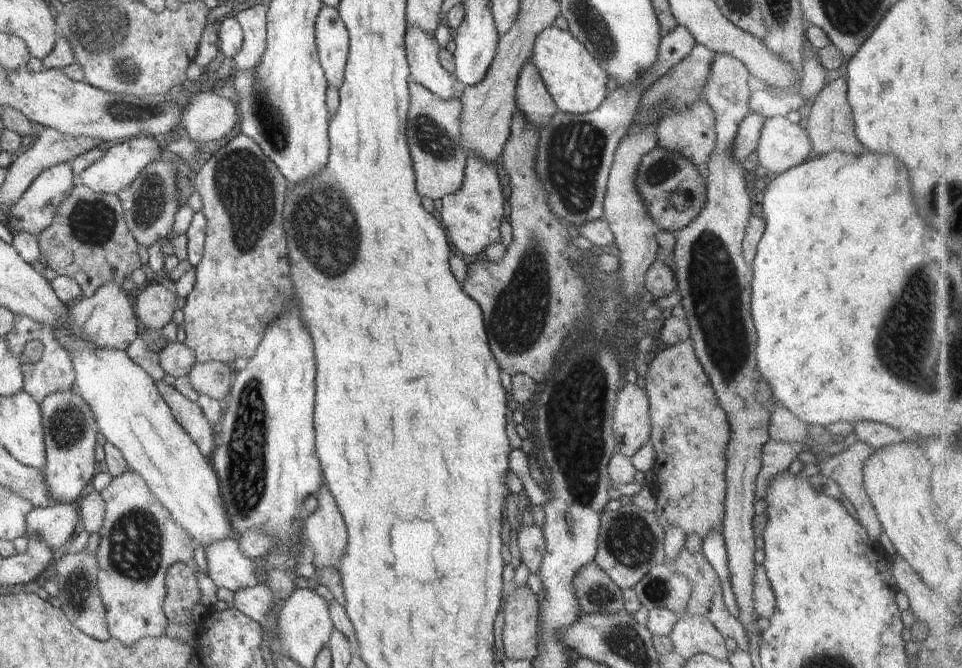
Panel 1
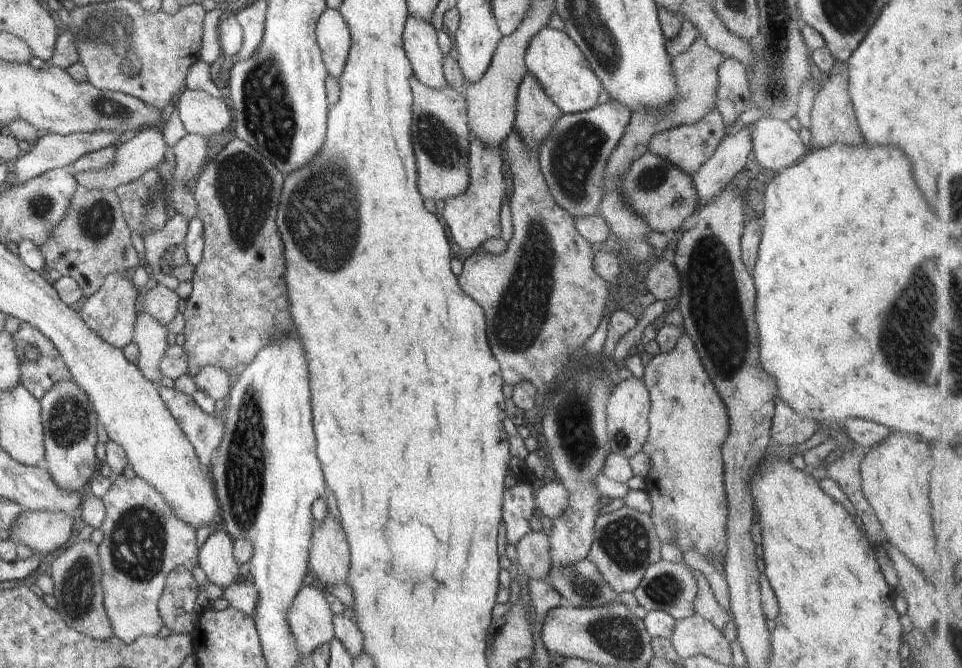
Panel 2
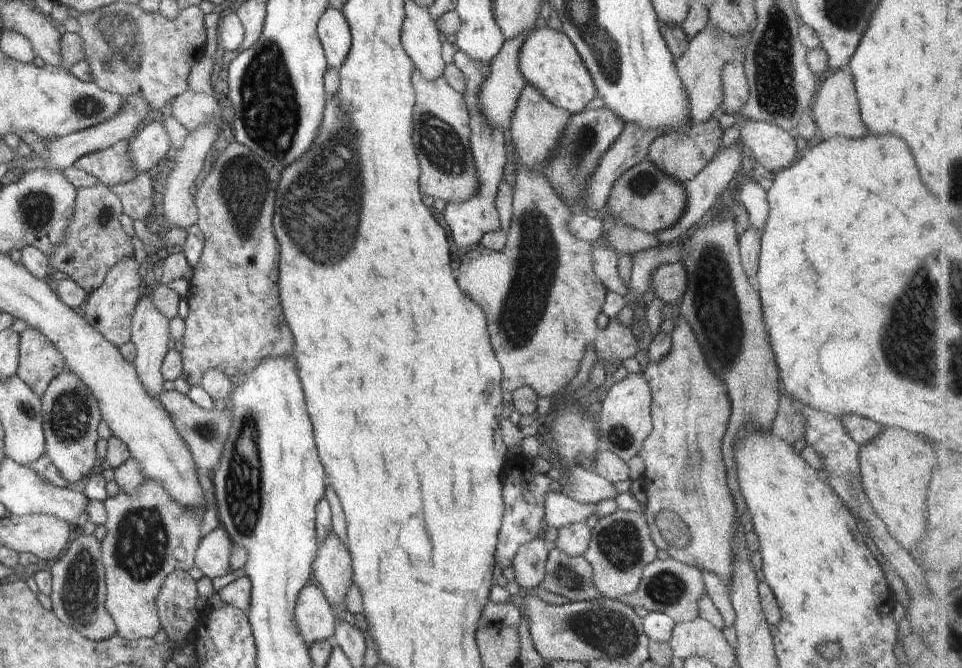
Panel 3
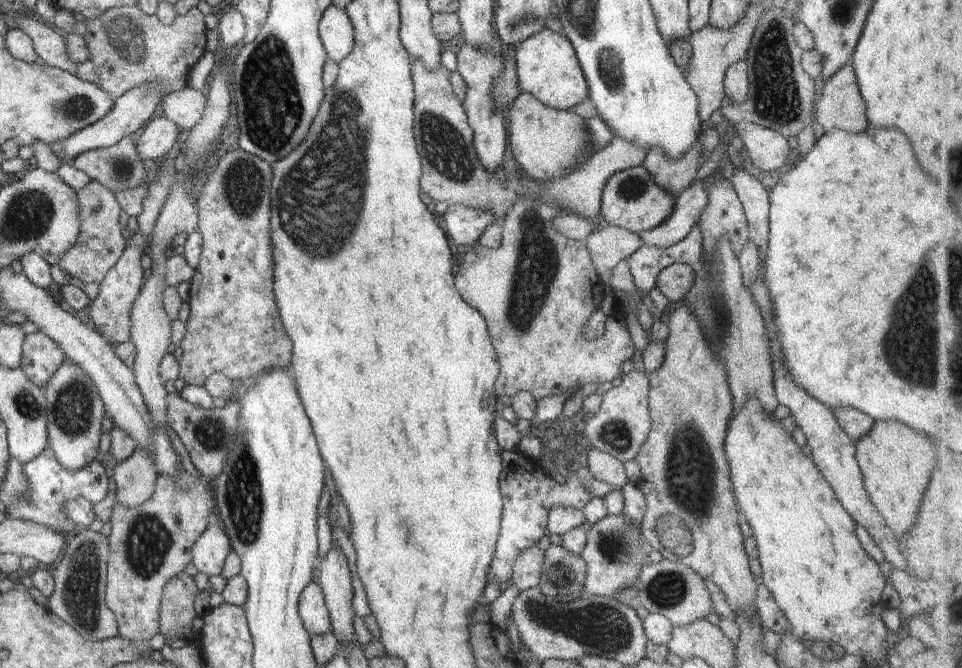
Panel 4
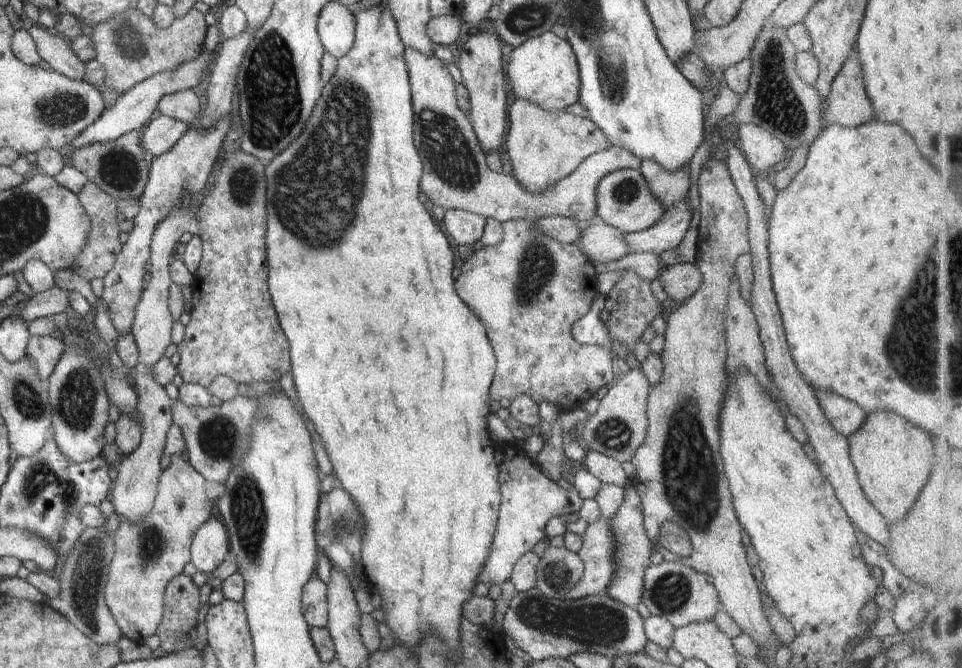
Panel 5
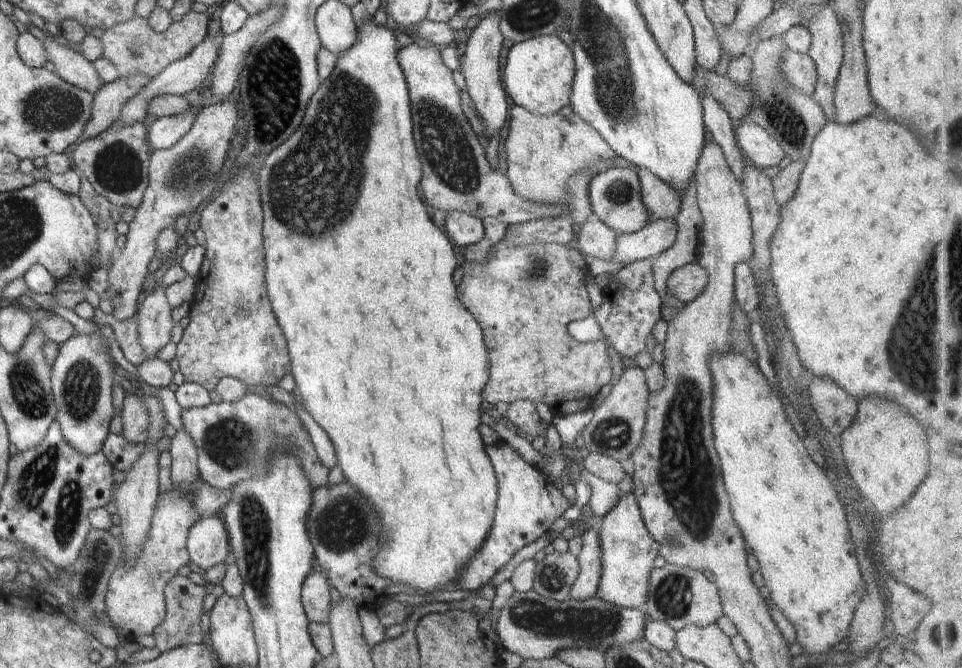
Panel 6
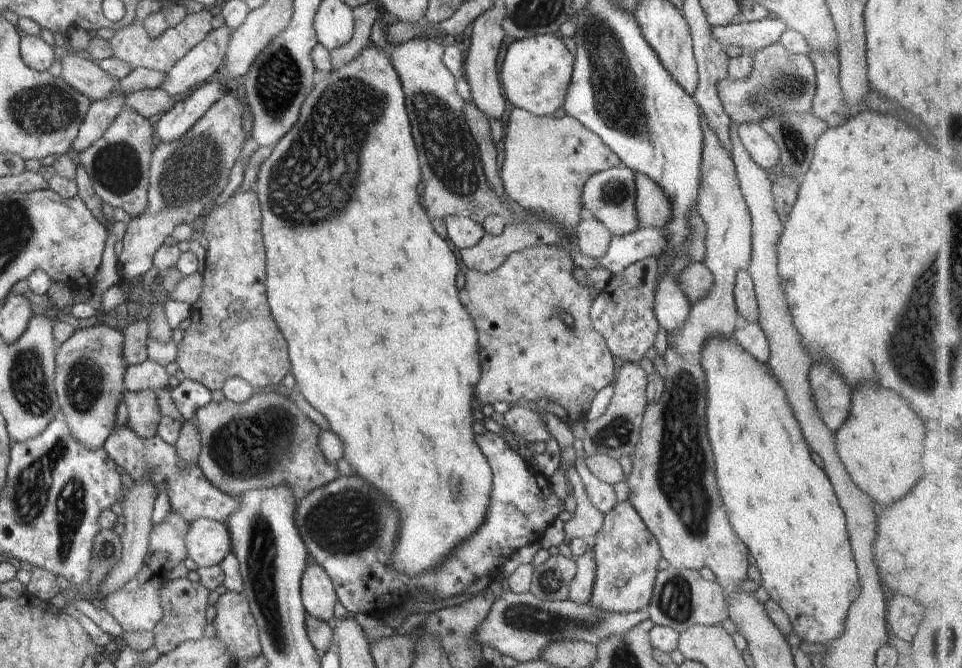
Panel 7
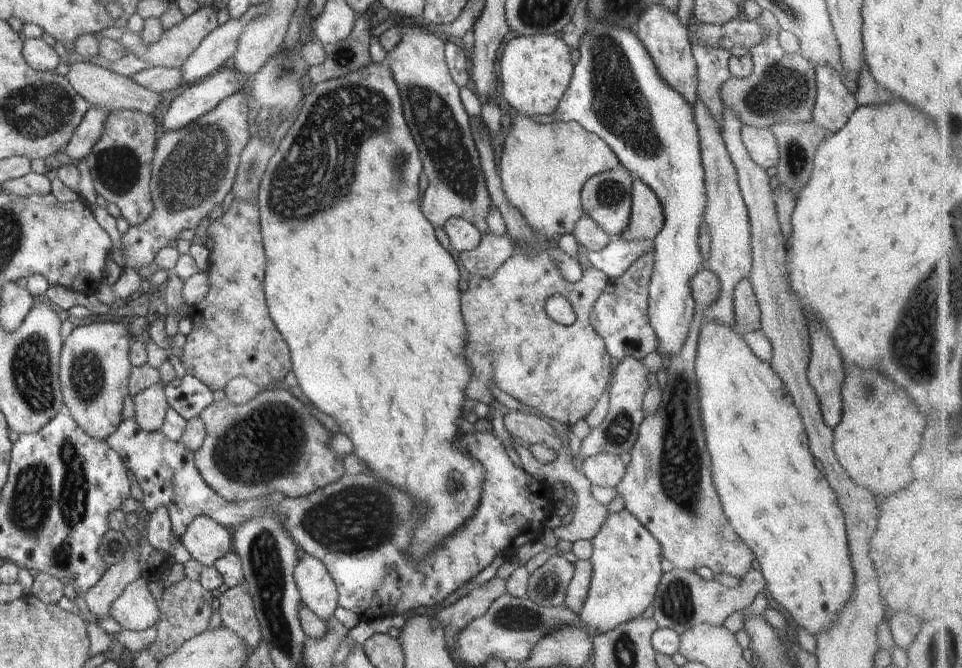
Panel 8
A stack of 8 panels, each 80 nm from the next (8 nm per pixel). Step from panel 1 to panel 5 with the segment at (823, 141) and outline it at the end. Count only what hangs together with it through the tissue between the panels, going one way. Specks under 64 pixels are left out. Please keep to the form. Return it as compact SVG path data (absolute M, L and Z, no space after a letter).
M855 44L831 84L831 91L827 102L823 103L822 112L825 125L834 123L848 128L856 128L875 118L865 91L861 62Z

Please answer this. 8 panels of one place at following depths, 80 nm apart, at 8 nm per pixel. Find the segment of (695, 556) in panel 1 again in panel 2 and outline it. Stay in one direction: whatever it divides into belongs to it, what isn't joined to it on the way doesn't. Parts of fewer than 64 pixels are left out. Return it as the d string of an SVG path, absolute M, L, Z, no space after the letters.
M692 569L690 572L696 577L698 592L693 604L695 614L709 620L720 631L727 626L730 621L735 621L730 612L725 611L716 600L711 586L703 572Z

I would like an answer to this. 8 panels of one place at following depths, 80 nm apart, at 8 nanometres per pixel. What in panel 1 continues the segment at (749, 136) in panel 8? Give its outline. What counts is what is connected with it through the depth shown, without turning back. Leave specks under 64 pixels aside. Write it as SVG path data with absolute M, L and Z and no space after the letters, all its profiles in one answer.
M784 115L764 121L756 152L758 169L768 176L786 172L814 156L807 131Z

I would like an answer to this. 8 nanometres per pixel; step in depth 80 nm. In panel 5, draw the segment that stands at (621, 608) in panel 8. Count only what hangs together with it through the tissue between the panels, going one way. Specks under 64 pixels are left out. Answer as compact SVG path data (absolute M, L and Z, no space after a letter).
M631 486L624 488L624 496L622 504L617 508L614 516L611 516L609 522L609 530L612 533L613 542L613 562L615 569L610 584L605 588L606 596L620 604L635 608L641 602L643 595L643 580L646 566L650 564L650 556L656 552L653 548L651 540L648 538L646 529L643 525L643 506L638 491Z

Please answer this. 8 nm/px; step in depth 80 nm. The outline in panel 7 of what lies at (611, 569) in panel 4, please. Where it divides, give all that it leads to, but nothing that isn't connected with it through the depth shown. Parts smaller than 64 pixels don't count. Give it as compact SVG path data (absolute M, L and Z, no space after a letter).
M590 544L586 554L576 559L577 573L569 584L569 599L576 604L582 605L590 600L593 589L596 565L593 560L593 548Z

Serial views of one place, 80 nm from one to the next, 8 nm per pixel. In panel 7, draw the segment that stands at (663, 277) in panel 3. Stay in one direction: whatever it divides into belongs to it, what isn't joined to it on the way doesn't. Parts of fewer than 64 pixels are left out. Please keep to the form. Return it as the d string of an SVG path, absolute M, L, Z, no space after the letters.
M703 262L688 265L678 278L682 292L692 304L708 296L714 284L713 274Z

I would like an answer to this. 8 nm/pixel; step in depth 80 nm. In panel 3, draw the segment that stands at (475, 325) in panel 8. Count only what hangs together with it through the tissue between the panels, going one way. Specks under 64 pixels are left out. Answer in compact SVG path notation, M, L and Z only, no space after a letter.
M517 153L515 157L516 186L513 188L514 201L512 204L512 221L510 222L508 232L505 234L507 246L501 252L492 252L492 250L485 249L481 246L476 246L476 248L468 250L464 256L459 258L461 264L458 266L458 271L455 272L455 278L456 283L460 286L460 290L484 310L485 320L488 324L487 332L490 338L490 344L494 350L495 358L502 368L502 391L506 390L506 392L512 393L514 390L518 390L518 388L528 386L536 392L538 398L552 397L560 394L577 375L582 357L589 354L597 356L597 361L600 360L600 362L604 364L604 368L608 370L607 377L611 378L613 374L612 364L616 364L616 362L620 362L620 360L625 361L628 358L633 358L639 351L639 346L637 345L638 340L631 332L631 328L622 326L616 317L611 318L610 327L605 330L599 330L598 326L596 326L596 318L603 312L607 289L596 277L593 270L593 244L576 238L576 236L568 230L568 220L570 220L570 216L572 216L573 209L560 200L553 186L547 181L543 167L528 168L528 166L524 166L524 162L520 160L520 156L518 156Z

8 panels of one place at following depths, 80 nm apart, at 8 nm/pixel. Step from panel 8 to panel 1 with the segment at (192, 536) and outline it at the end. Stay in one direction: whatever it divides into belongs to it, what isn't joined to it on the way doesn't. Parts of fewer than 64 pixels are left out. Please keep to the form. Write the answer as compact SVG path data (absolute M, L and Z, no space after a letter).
M236 536L216 540L204 549L207 571L212 582L234 592L253 587L258 580L258 566L239 549Z

